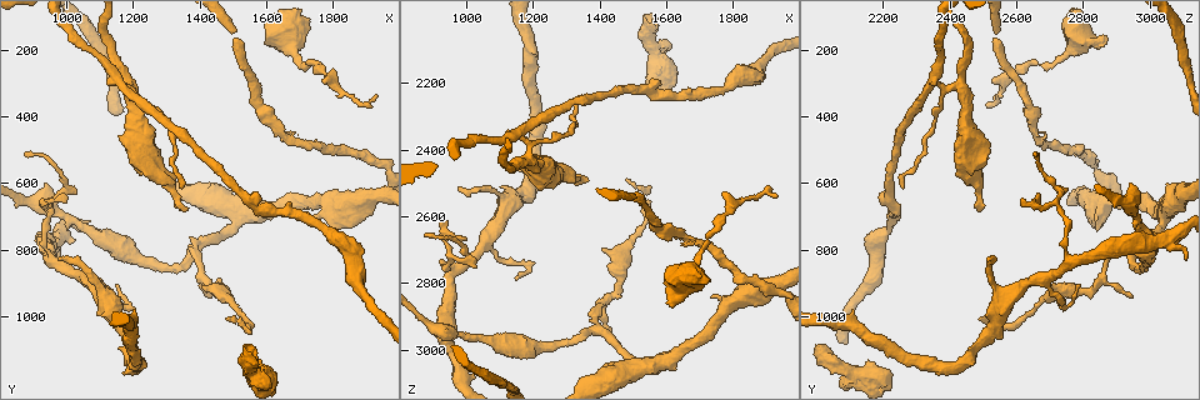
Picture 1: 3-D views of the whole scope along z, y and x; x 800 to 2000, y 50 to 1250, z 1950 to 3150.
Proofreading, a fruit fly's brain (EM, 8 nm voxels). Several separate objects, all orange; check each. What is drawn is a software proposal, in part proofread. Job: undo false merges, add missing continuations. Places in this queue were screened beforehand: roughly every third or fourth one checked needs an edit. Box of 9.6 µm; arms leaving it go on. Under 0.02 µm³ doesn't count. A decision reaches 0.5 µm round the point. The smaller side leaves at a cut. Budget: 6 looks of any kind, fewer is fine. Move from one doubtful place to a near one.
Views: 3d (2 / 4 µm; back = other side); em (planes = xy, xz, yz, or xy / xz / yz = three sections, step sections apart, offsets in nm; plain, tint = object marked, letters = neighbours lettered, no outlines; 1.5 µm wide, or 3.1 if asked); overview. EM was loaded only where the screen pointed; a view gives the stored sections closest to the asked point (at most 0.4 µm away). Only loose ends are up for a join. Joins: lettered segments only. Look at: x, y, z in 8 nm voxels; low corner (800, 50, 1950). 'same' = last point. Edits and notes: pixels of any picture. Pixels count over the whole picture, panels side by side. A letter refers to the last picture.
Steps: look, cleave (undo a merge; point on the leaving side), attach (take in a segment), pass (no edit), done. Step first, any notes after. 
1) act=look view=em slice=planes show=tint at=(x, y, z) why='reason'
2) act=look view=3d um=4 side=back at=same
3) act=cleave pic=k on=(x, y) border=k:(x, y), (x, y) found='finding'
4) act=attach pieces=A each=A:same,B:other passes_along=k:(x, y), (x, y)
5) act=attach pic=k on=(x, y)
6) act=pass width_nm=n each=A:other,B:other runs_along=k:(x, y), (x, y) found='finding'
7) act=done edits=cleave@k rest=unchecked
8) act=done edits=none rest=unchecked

act=look view=3d um=4 at=(1210, 540, 2410)

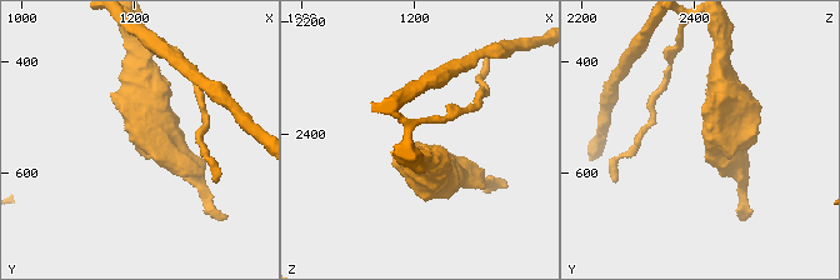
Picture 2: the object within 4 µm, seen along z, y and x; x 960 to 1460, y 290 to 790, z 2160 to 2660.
act=look view=em slice=planes show=letters at=(1220, 545, 2415) why='need the tissue'

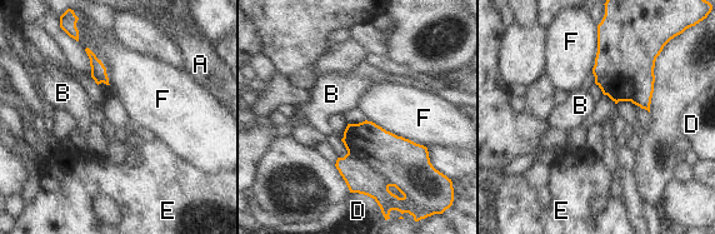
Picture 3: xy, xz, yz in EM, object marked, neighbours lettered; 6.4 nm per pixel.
act=pass longest_contact=F:420nm each=A:other,B:other,D:other,E:other,F:other found='none of them fits'

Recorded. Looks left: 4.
act=look view=3d um=2 at=(1160, 290, 2350) why='sharp bend'

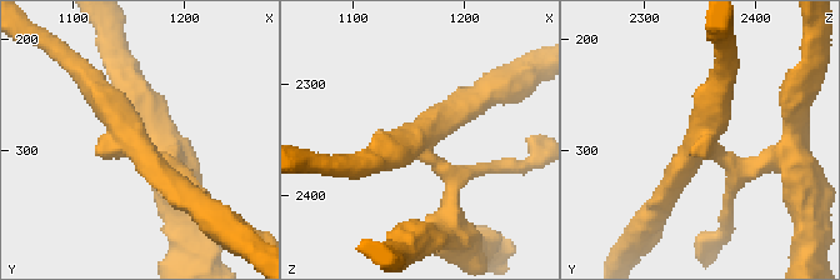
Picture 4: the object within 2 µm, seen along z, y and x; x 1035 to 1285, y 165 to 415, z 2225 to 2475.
act=look view=em slice=planes show=letters at=(1162, 298, 2356) arms=4

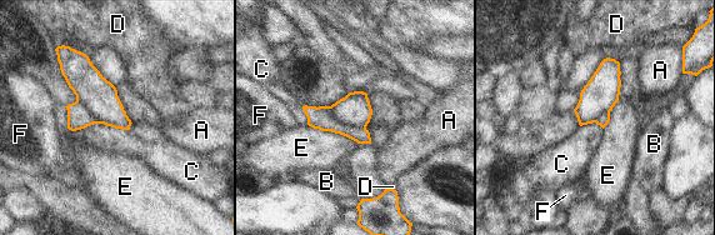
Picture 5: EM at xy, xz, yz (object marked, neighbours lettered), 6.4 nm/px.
act=cleave pic=5 on=(319, 118) each=A:other,B:other,C:other,D:other,E:other,F:other found='two neurons meet here'

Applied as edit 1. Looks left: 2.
act=look view=overview

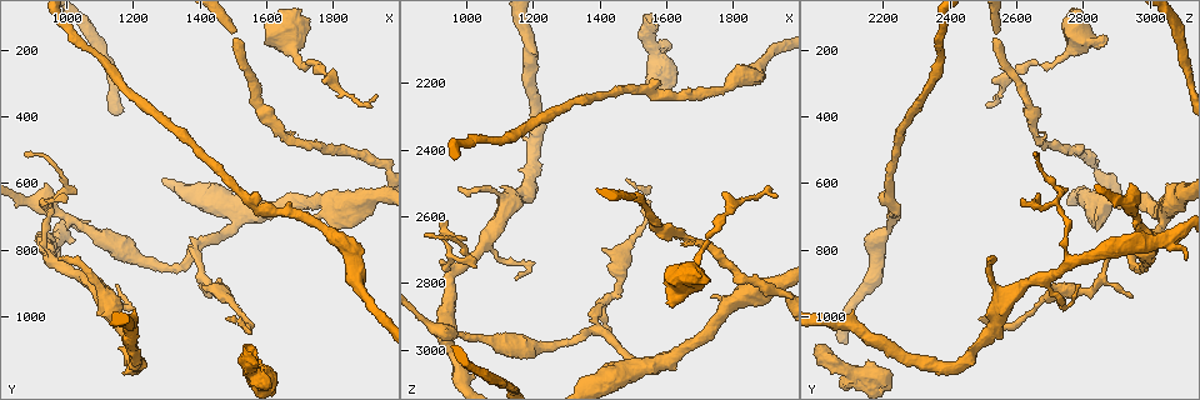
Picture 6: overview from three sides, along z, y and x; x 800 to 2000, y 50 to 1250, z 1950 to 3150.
act=look view=em slice=planes show=letters at=(1610, 170, 2860) why='branch stops here'

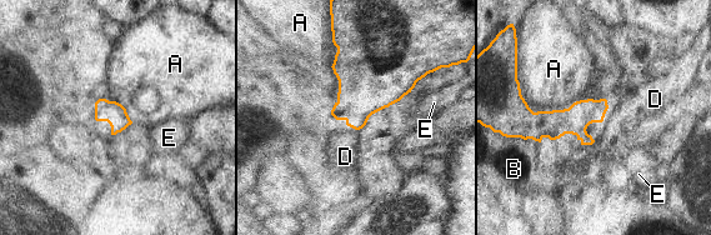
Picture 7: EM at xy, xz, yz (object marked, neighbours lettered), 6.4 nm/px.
act=pass each=A:other,B:other,D:other,E:other runs_along=7:(604, 103), (575, 120), (516, 111) found='none of them fits'

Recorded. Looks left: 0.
act=done edits=cleave@5 rest=unchecked

